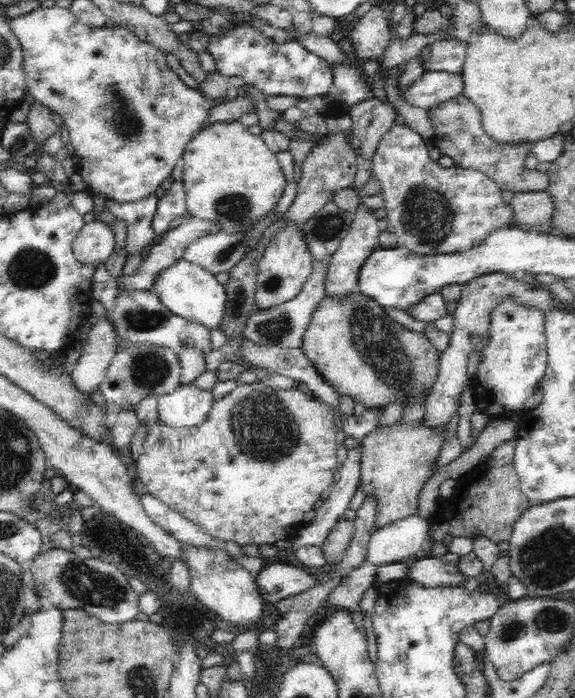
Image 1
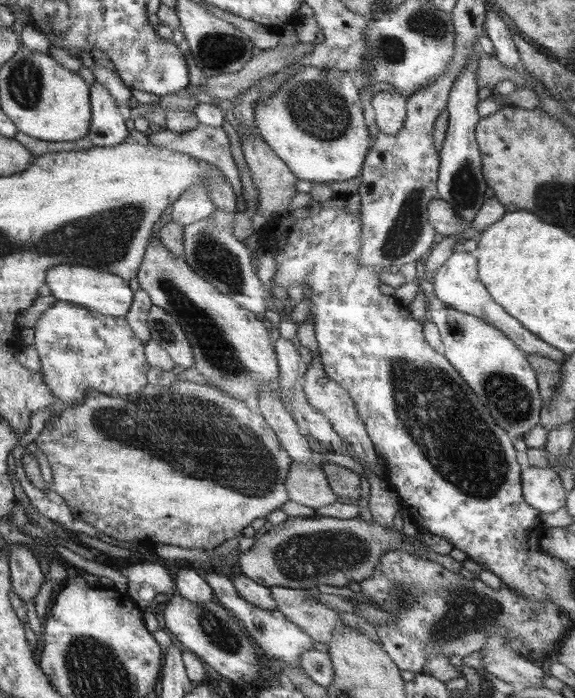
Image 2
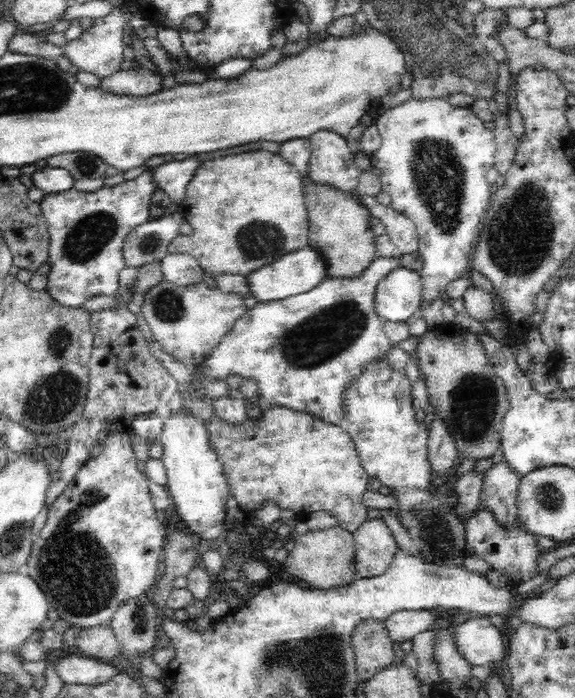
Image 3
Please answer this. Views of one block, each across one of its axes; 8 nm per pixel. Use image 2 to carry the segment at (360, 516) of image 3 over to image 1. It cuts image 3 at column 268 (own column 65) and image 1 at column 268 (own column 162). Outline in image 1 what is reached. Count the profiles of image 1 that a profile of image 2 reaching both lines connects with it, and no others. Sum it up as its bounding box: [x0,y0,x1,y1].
[135,381,339,547]

